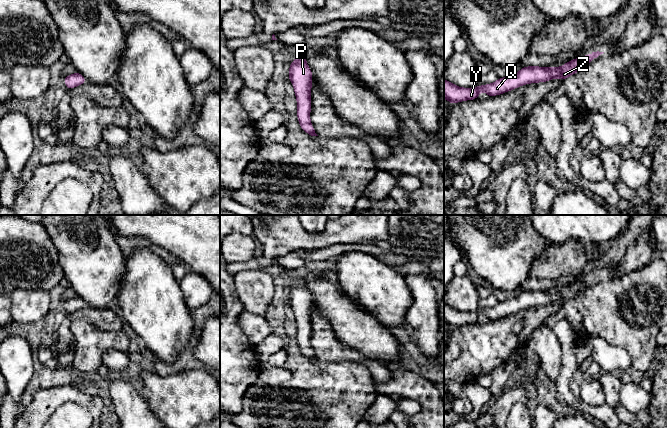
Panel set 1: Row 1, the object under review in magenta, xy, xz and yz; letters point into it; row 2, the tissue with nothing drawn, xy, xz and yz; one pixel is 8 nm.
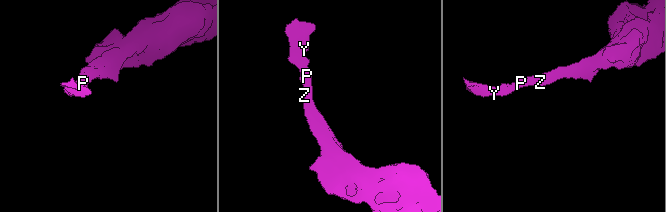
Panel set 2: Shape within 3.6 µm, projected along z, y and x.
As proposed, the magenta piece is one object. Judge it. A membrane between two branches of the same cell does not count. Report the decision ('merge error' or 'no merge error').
no merge error

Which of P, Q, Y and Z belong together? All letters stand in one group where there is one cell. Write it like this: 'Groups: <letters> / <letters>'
Groups: P Q Y Z

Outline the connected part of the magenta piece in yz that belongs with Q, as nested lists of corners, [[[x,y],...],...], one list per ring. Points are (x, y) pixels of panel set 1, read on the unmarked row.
[[[599,275],[592,276],[572,283],[561,291],[525,290],[516,298],[498,302],[491,308],[478,309],[472,312],[459,311],[444,303],[444,322],[452,329],[467,324],[476,324],[481,315],[484,315],[488,321],[494,321],[527,308],[547,306],[554,302],[560,302],[561,305],[564,305],[589,289],[603,277]]]

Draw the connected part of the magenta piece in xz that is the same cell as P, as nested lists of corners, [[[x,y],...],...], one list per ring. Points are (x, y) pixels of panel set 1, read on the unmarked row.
[[[299,277],[289,288],[288,304],[294,312],[297,326],[296,339],[302,355],[311,360],[318,360],[310,344],[313,296],[307,289],[304,277]]]

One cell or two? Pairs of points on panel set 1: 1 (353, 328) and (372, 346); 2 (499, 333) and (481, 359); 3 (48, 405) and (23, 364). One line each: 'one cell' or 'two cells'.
1: one cell
2: one cell
3: two cells

